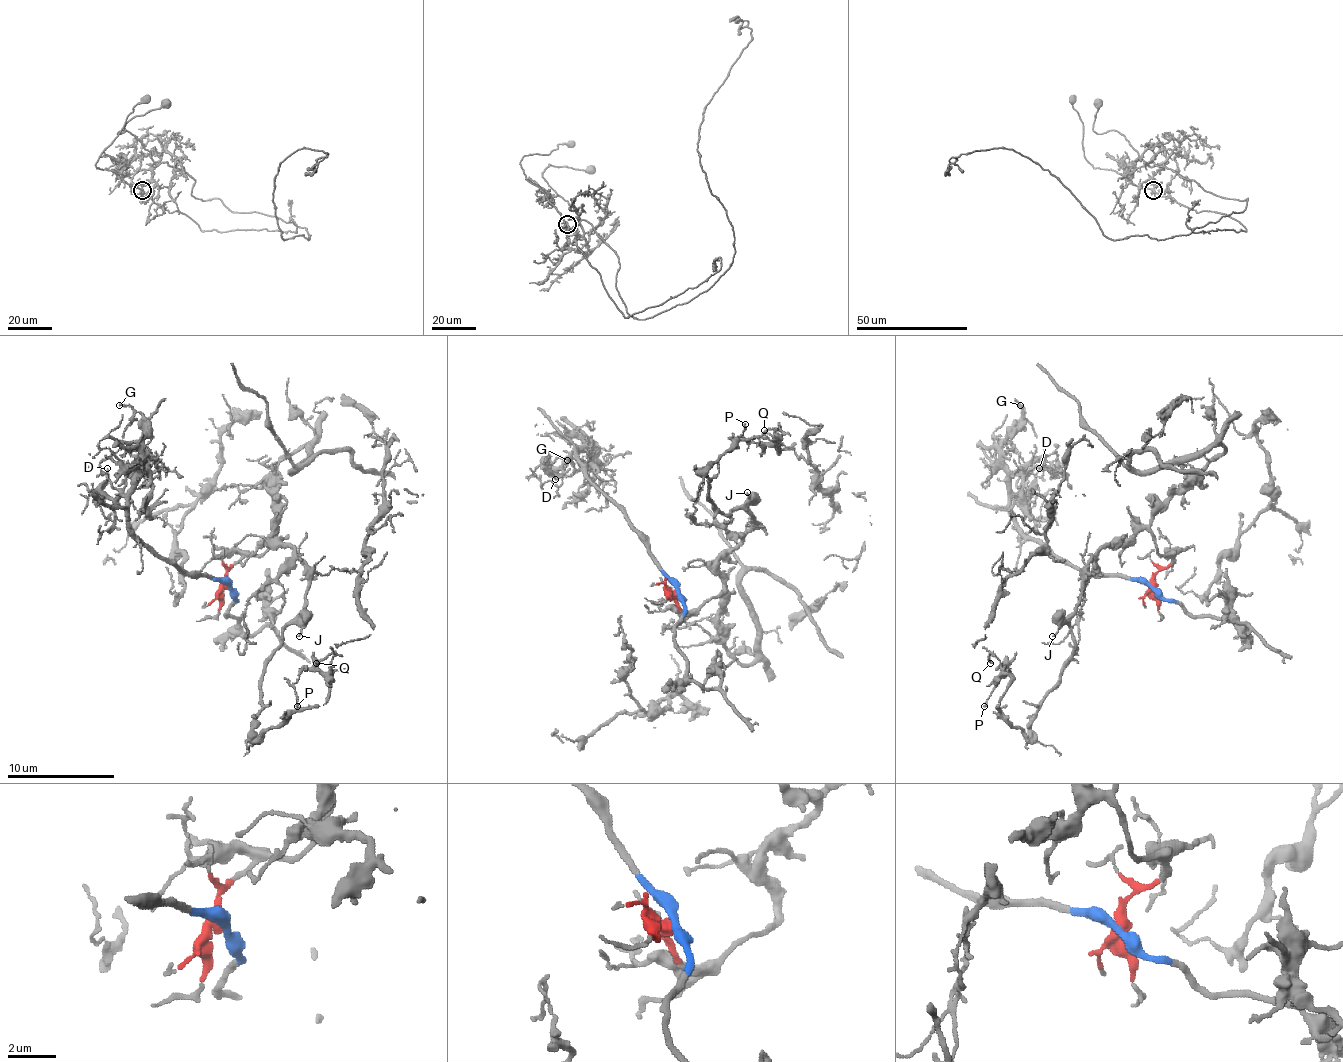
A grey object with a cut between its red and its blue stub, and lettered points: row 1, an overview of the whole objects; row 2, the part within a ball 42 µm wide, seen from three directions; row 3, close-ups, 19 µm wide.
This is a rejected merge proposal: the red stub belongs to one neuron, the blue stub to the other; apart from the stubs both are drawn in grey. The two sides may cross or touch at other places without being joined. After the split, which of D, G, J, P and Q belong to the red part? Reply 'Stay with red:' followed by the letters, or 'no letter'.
Stay with red: J, P, Q

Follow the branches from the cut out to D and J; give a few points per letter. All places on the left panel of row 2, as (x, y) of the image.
D: (228, 585), (190, 577), (158, 558), (128, 526), (128, 501), (104, 491), (106, 469)
J: (228, 585), (228, 572), (260, 555), (274, 528), (271, 539), (285, 542), (306, 569), (298, 636)

